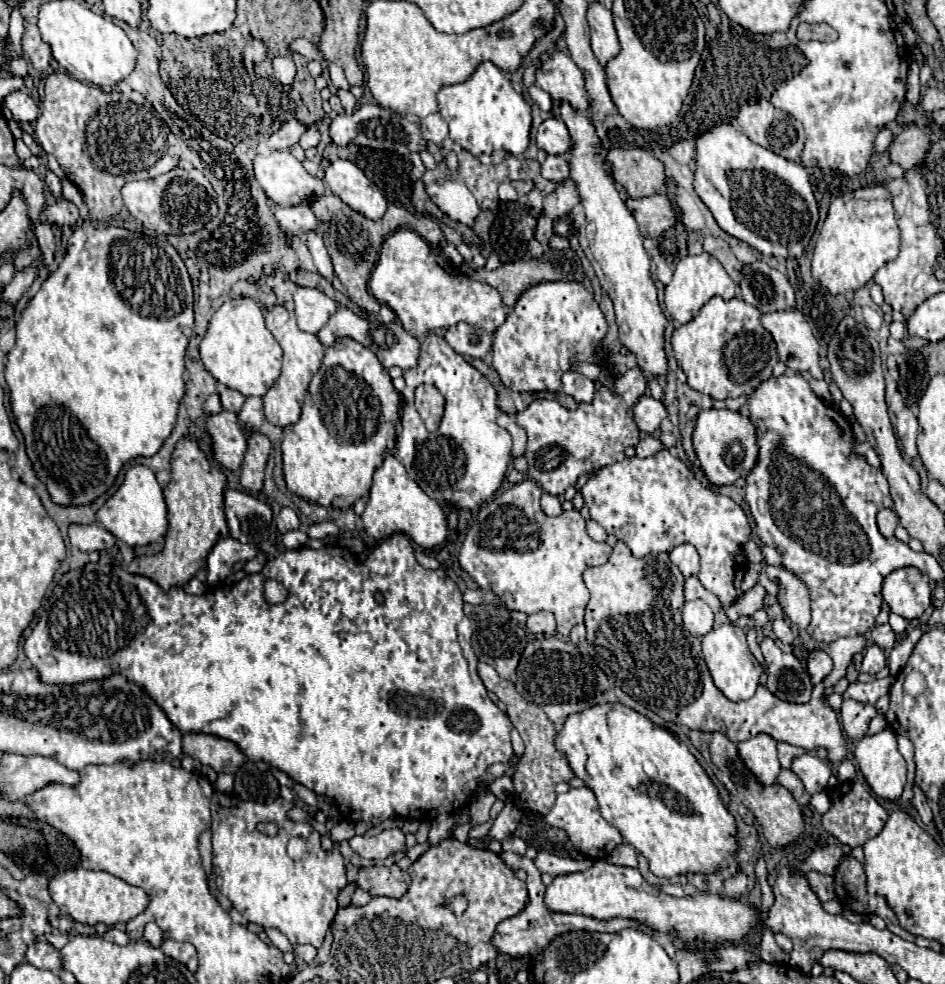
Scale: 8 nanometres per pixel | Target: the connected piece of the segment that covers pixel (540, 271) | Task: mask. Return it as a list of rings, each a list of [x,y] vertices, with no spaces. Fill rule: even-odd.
[[[546,247],[546,251],[536,257],[536,259],[520,259],[520,261],[512,261],[512,263],[504,263],[500,265],[498,269],[494,271],[488,271],[484,267],[472,267],[472,265],[466,265],[464,267],[464,273],[476,281],[482,281],[482,283],[488,283],[492,285],[494,289],[498,289],[498,293],[502,295],[502,303],[506,307],[506,311],[510,311],[516,303],[516,299],[520,297],[520,293],[532,285],[538,285],[540,281],[582,281],[584,277],[584,269],[580,265],[580,257],[568,247],[564,251],[560,251],[560,257],[558,257],[558,251],[556,249],[550,249]]]

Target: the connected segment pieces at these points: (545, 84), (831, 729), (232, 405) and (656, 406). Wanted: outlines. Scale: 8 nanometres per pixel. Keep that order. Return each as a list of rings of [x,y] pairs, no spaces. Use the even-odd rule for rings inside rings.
[[[556,49],[548,61],[542,63],[536,85],[550,93],[552,99],[566,99],[576,105],[576,109],[588,109],[588,95],[584,91],[584,73],[572,61],[572,57],[560,49]]]
[[[618,541],[610,559],[604,565],[586,569],[582,579],[590,591],[586,607],[590,657],[608,675],[612,685],[620,687],[634,701],[660,715],[666,723],[682,723],[696,731],[720,731],[732,743],[766,733],[776,741],[784,741],[806,751],[824,747],[830,763],[846,759],[848,743],[842,735],[836,712],[824,699],[824,689],[845,677],[852,655],[862,651],[866,645],[862,635],[836,639],[826,647],[832,657],[833,670],[814,687],[812,699],[806,705],[780,701],[761,684],[752,699],[734,703],[714,685],[702,659],[700,637],[690,635],[682,627],[680,607],[684,605],[684,577],[676,565],[670,563],[666,553],[652,553],[636,559],[630,549]],[[652,583],[658,583],[658,589]]]
[[[218,385],[218,393],[220,393],[220,399],[222,399],[222,407],[228,409],[228,411],[234,411],[234,413],[240,413],[242,405],[244,405],[244,395],[234,391],[234,389],[228,389],[224,385]]]
[[[642,395],[632,411],[634,411],[634,421],[636,421],[638,429],[648,435],[656,433],[660,427],[660,421],[666,417],[666,409],[664,409],[662,401],[658,401],[650,395]]]

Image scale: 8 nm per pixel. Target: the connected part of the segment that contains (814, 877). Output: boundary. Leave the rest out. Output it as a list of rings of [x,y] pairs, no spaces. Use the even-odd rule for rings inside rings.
[[[810,871],[810,873],[806,873],[806,879],[808,879],[810,889],[818,895],[818,899],[820,899],[822,903],[836,897],[836,895],[832,893],[832,877],[830,877],[830,875],[822,875],[822,873]]]

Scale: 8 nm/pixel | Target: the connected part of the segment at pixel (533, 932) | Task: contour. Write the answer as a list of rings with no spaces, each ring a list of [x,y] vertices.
[[[502,853],[500,855],[502,861],[508,865],[508,867],[520,867],[528,873],[528,879],[526,879],[526,885],[528,885],[528,905],[524,909],[524,913],[516,915],[516,917],[510,917],[508,921],[502,921],[498,927],[496,927],[496,935],[494,935],[494,945],[500,949],[500,953],[508,953],[510,957],[514,959],[536,959],[546,947],[548,943],[562,935],[562,933],[568,933],[568,931],[600,931],[600,933],[616,933],[616,931],[622,931],[622,929],[628,929],[628,927],[634,927],[634,929],[642,929],[646,931],[648,935],[656,935],[656,931],[648,925],[644,925],[642,921],[636,921],[636,919],[610,919],[610,921],[598,921],[598,919],[592,919],[592,917],[584,917],[584,915],[564,915],[564,913],[552,913],[548,911],[548,907],[544,905],[544,885],[542,885],[542,879],[540,879],[540,871],[534,867],[534,863],[528,859],[528,857],[520,857],[516,853]]]

